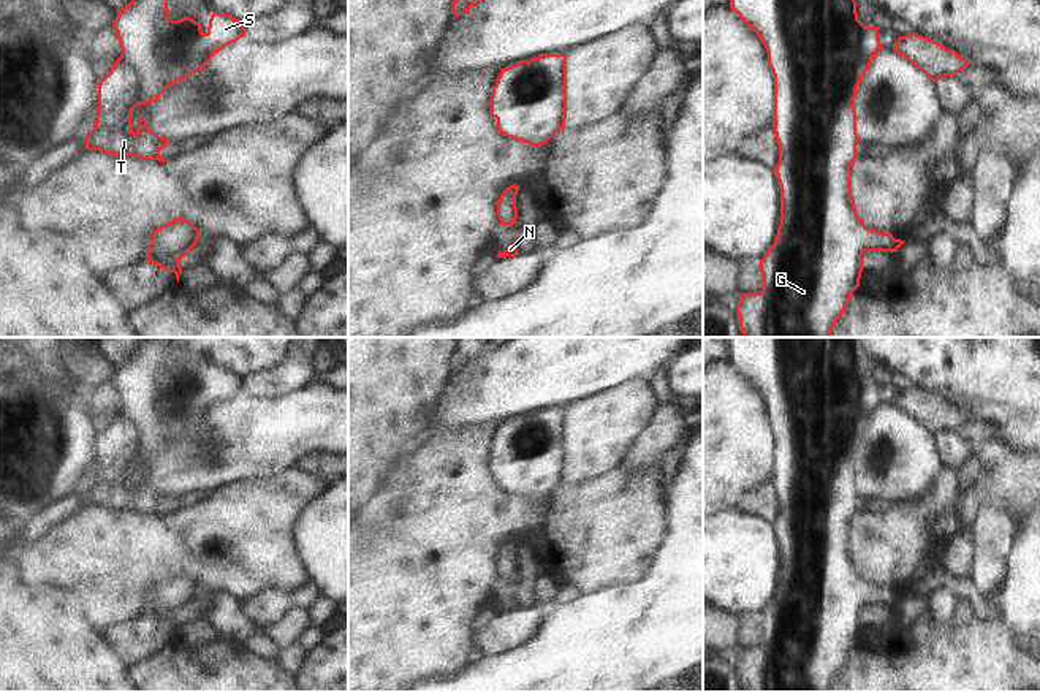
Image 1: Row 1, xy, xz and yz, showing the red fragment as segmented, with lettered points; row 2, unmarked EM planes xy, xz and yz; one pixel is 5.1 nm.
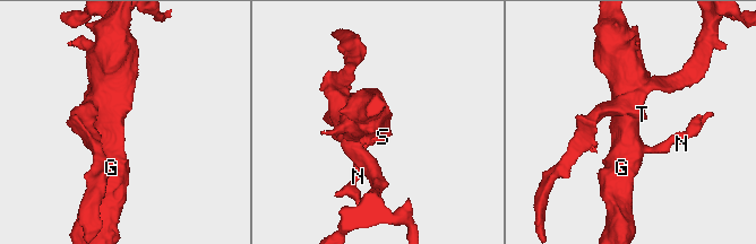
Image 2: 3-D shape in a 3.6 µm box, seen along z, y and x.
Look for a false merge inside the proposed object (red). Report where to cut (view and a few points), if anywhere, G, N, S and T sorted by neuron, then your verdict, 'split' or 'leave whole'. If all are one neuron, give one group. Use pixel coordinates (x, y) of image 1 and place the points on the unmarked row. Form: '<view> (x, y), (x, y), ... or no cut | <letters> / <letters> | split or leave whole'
no cut | G N S T | leave whole

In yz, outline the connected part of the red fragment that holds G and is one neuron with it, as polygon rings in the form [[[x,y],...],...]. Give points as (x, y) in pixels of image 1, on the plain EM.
[[[725,337],[730,352],[730,363],[753,383],[768,407],[768,420],[774,429],[774,488],[779,499],[779,518],[776,521],[777,535],[780,540],[780,580],[774,599],[758,619],[763,629],[763,644],[758,648],[742,648],[736,662],[739,671],[739,684],[742,692],[831,692],[831,684],[844,668],[853,646],[860,641],[863,627],[864,606],[898,606],[905,597],[894,594],[891,587],[882,587],[867,583],[860,573],[852,551],[852,519],[860,511],[856,500],[860,491],[856,488],[855,453],[856,443],[871,423],[872,413],[883,404],[879,394],[880,382],[867,382],[858,374],[855,345],[856,337]]]

